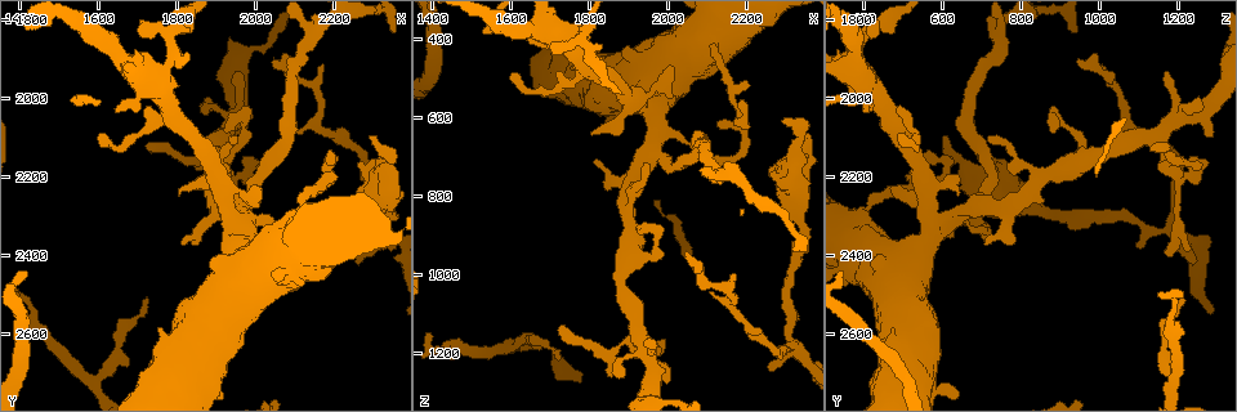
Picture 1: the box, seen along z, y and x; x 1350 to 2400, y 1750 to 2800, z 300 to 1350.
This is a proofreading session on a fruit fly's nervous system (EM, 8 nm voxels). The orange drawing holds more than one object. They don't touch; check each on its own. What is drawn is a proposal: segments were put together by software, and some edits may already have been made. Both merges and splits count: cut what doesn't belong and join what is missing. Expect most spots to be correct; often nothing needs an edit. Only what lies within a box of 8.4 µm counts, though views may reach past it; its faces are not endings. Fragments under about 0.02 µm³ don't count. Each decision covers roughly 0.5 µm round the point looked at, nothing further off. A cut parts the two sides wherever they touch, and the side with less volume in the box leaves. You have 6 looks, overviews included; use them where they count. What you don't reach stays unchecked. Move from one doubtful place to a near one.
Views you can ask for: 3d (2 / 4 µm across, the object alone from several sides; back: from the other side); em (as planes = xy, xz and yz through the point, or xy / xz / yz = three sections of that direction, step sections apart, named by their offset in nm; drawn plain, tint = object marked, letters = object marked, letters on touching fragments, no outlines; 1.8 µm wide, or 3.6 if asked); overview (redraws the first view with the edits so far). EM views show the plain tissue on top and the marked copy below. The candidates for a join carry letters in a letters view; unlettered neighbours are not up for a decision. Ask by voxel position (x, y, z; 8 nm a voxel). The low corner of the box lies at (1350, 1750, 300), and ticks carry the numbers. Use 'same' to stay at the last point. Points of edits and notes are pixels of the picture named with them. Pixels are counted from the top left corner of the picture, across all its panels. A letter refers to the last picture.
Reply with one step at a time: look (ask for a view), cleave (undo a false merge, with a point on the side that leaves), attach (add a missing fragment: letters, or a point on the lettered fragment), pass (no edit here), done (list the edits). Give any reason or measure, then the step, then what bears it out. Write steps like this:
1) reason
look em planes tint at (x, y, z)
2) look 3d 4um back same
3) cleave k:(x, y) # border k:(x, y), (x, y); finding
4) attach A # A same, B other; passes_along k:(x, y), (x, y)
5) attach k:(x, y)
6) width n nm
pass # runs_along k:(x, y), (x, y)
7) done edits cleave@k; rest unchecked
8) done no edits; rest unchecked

an open end
look em planes letters at (1720, 2510, 1215)

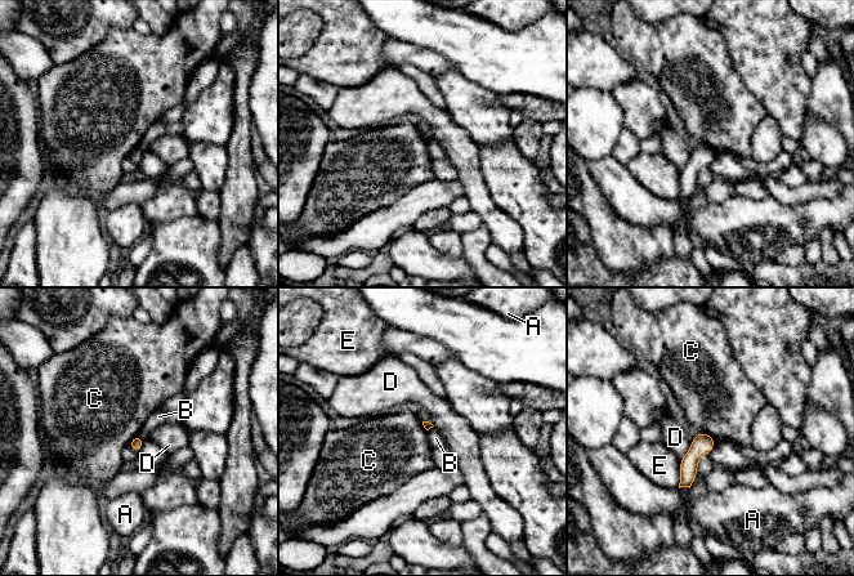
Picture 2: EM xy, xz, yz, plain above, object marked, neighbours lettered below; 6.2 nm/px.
pass # A other, B other, C other, D other, E other; border 2:(702, 431), (715, 441); no lettered fragment goes on from it

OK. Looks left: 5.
tapers out
look em planes letters at (2045, 1895, 945)

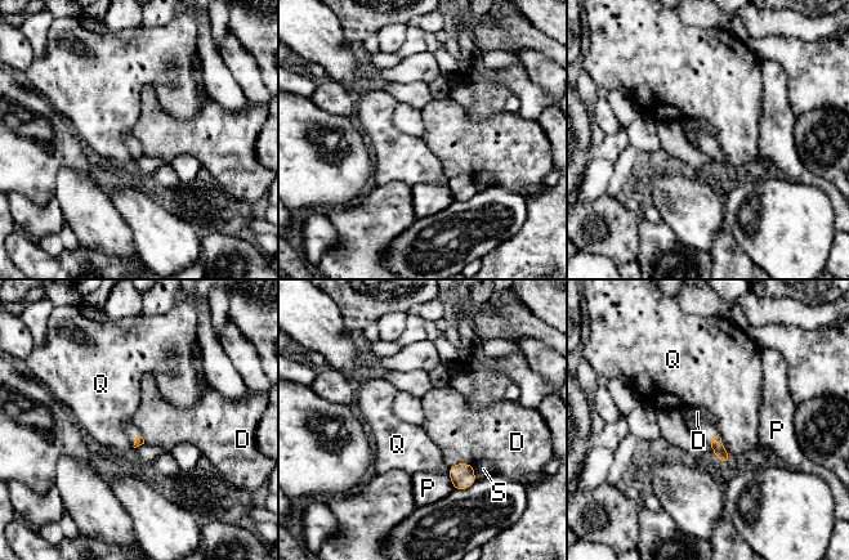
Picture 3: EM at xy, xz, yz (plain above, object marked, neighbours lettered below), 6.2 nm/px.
pass # D other, P other, Q other, S other; border 3:(473, 465), (452, 464), (450, 466); no lettered fragment goes on from it

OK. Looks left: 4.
an open end
look 3d 2um at (2305, 2090, 605)

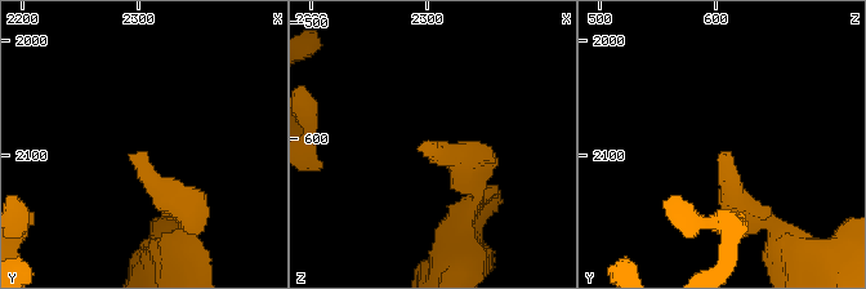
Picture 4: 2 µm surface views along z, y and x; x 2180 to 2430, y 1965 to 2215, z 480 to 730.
look em yz step 4 tint at (2300, 2096, 610)

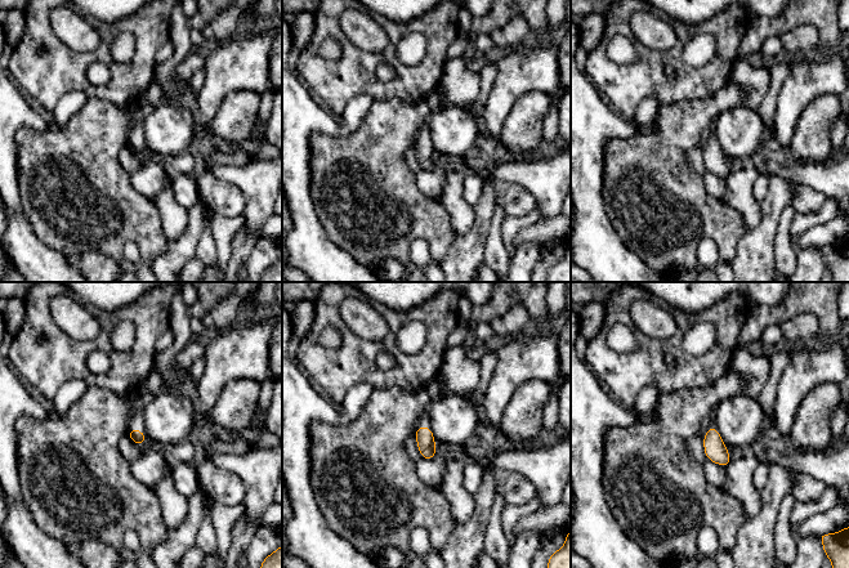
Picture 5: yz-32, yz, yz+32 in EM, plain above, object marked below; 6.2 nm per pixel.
look em xz step 8 letters same

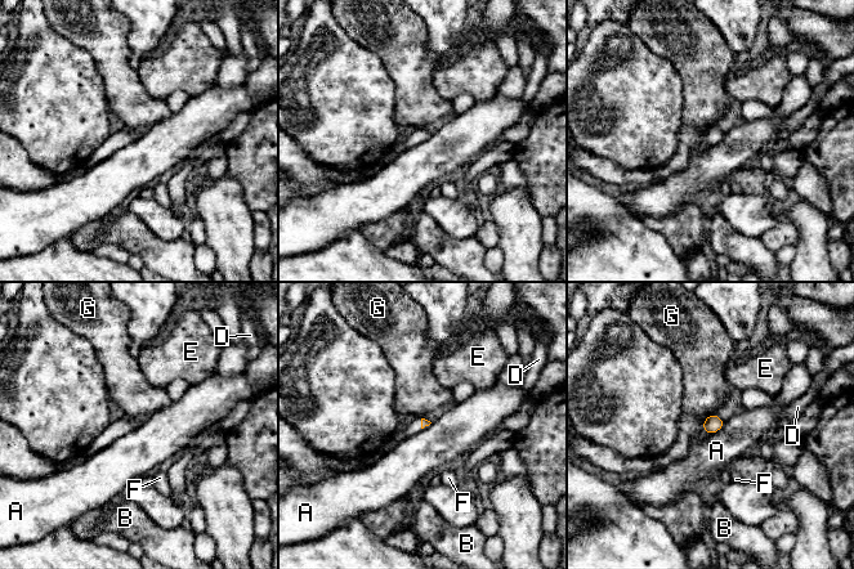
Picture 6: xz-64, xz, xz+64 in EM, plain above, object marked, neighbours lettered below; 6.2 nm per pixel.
pass # A other, B other, D other, E other, F other, G other; border 6:(725, 421), (720, 429), (707, 435); no lettered fragment goes on from it

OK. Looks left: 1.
done no edits; rest unchecked

